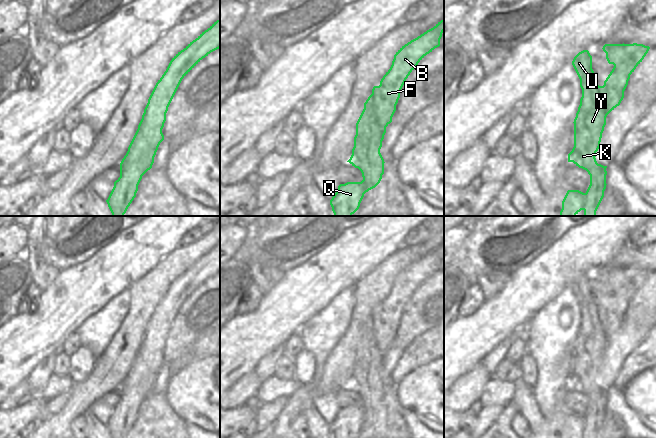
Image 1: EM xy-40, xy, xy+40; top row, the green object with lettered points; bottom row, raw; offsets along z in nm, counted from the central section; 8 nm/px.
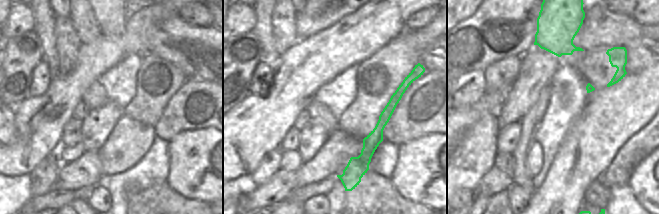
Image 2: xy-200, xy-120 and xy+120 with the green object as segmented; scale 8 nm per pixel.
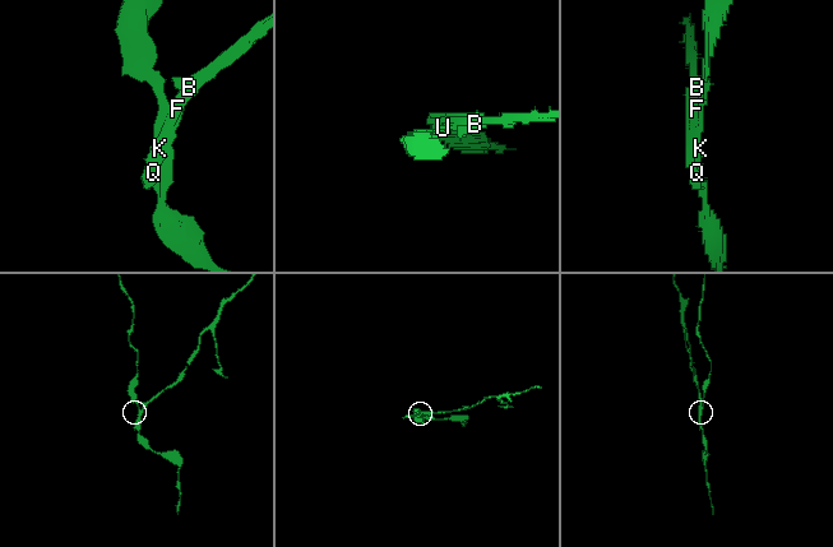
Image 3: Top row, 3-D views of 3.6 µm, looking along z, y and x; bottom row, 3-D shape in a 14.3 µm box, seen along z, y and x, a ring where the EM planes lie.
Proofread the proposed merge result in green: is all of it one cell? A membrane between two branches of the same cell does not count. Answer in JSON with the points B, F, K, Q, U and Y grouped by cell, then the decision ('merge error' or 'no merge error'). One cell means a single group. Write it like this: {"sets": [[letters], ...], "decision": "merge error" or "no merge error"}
{"sets": [["B", "F", "Q"], ["K", "U", "Y"]], "decision": "merge error"}

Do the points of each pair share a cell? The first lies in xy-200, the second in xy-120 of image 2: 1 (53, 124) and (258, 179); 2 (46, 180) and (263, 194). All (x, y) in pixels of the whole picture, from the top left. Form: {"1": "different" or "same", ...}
{"1": "different", "2": "different"}

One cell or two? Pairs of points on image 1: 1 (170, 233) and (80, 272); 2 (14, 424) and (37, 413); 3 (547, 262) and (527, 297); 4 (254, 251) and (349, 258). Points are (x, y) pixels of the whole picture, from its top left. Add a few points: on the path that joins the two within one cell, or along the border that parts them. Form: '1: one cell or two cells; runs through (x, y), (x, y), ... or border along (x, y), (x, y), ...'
1: one cell; runs through (148, 241), (117, 266), (108, 272), (102, 272)
2: one cell; runs through (20, 418), (27, 413), (31, 413)
3: one cell; runs through (548, 271), (548, 274), (536, 289)
4: two cells; border along (333, 241), (294, 268)

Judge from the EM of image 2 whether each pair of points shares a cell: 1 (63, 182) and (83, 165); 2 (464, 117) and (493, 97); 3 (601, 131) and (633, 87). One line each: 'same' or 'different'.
1: same
2: same
3: same

